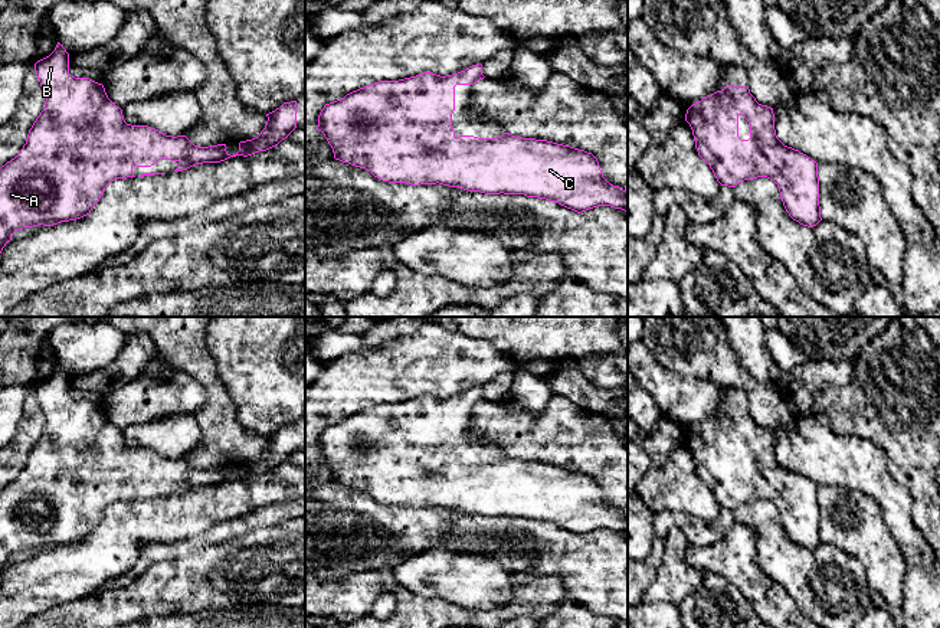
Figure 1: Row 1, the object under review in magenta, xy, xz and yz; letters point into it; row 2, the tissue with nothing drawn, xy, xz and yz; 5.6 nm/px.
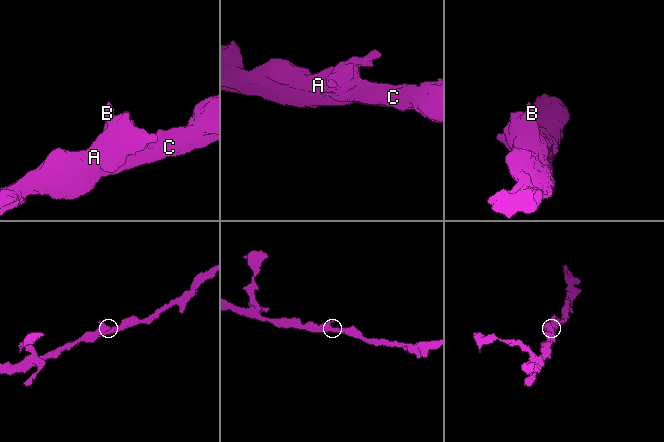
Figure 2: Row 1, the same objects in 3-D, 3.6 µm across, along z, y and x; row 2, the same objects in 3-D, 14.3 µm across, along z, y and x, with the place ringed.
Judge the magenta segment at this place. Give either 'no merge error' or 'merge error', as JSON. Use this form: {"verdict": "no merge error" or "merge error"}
{"verdict": "no merge error"}

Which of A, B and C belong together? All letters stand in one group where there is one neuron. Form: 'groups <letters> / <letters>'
groups A B C

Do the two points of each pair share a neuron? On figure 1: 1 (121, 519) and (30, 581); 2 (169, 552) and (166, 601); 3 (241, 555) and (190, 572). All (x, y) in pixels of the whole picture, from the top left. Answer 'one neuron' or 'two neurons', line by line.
1: one neuron
2: two neurons
3: one neuron

